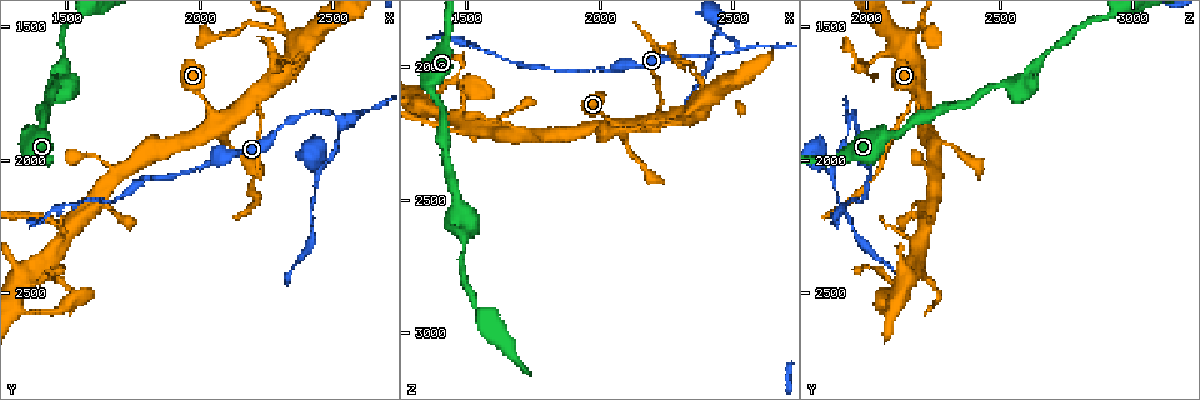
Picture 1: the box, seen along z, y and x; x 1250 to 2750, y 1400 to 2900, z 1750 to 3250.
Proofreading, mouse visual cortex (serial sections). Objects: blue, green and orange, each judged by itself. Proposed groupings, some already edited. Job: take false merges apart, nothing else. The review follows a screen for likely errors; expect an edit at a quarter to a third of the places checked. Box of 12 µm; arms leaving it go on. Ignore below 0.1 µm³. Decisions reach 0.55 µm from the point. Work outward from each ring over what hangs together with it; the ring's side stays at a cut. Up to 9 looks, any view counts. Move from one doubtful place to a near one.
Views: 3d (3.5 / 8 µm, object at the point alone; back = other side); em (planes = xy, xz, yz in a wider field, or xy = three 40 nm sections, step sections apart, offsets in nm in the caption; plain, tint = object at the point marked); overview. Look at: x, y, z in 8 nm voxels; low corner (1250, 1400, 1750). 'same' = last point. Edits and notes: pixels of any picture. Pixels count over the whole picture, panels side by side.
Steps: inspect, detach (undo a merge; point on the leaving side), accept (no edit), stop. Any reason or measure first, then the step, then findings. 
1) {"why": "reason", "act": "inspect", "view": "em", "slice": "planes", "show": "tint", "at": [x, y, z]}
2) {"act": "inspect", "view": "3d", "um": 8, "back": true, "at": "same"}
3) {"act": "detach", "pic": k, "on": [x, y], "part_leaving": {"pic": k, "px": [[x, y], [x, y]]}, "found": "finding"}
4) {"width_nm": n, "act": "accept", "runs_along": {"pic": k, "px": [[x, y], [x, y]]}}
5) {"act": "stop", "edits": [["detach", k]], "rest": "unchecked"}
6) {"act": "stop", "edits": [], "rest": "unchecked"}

{"why": "arms part here", "act": "inspect", "view": "3d", "um": 3.5, "at": [1480, 1720, 2560]}

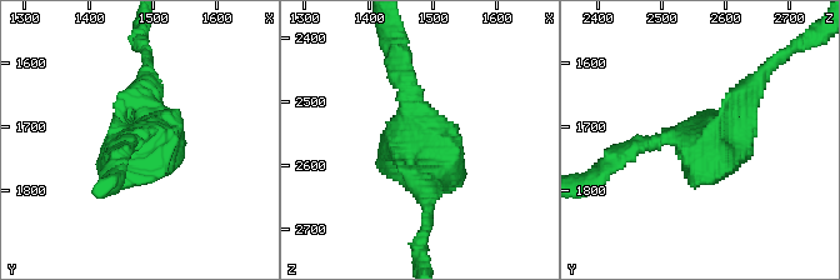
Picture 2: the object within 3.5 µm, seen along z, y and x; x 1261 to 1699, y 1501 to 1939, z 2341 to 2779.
{"why": "need the tissue", "act": "inspect", "view": "em", "slice": "xy", "step": 3, "show": "tint", "at": [1485, 1720, 2545]}

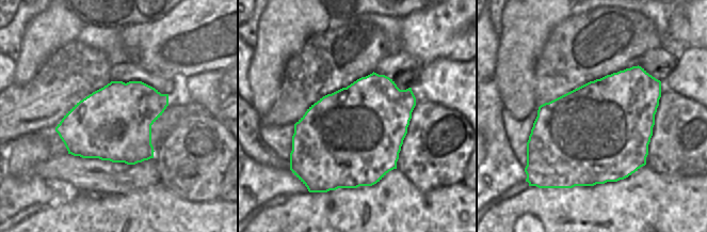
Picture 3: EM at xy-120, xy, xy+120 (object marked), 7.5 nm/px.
{"act": "accept", "runs_along": {"pic": 2, "px": [[621, 155], [666, 136], [710, 140], [746, 94]]}, "found": "one cell here"}

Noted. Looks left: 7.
{"why": "three-way junction", "act": "inspect", "view": "3d", "um": 3.5, "back": true, "at": [2230, 1740, 2200]}

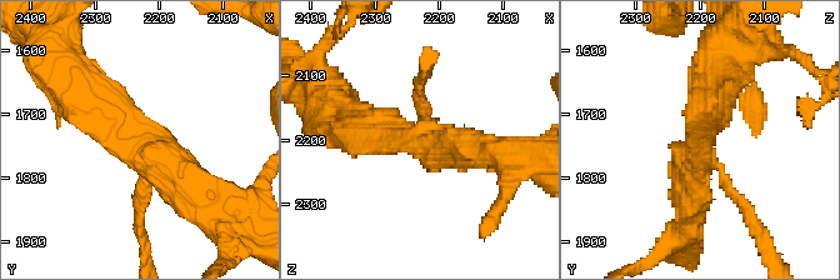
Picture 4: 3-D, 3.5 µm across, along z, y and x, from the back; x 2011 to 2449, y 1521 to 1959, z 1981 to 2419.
{"act": "inspect", "view": "em", "slice": "xy", "step": 3, "show": "tint", "at": [2225, 1750, 2200]}

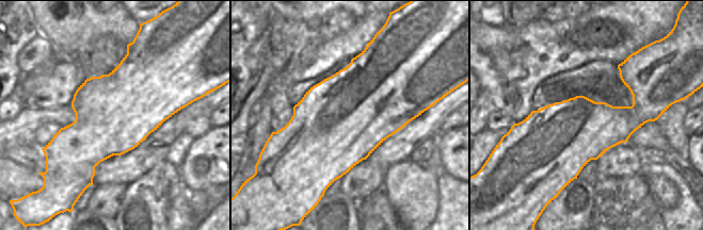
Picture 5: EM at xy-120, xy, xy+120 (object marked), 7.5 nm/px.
{"act": "inspect", "view": "em", "slice": "planes", "show": "tint", "at": "same"}

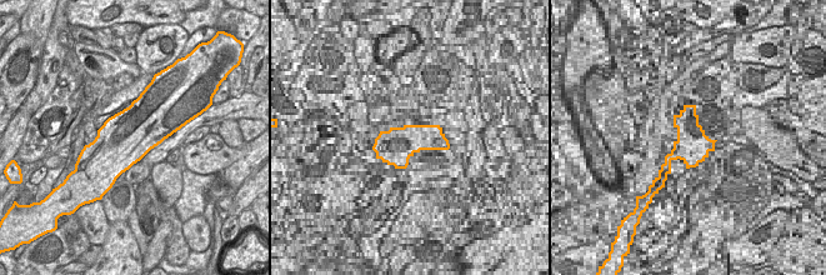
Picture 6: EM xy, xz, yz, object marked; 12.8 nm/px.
{"width_nm": 650, "act": "detach", "pic": 4, "on": [744, 209], "part_leaving": {"pic": 4, "px": [[724, 174], [775, 261]]}, "found": "two cells meet here"}

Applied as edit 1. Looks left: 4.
{"act": "inspect", "view": "overview"}

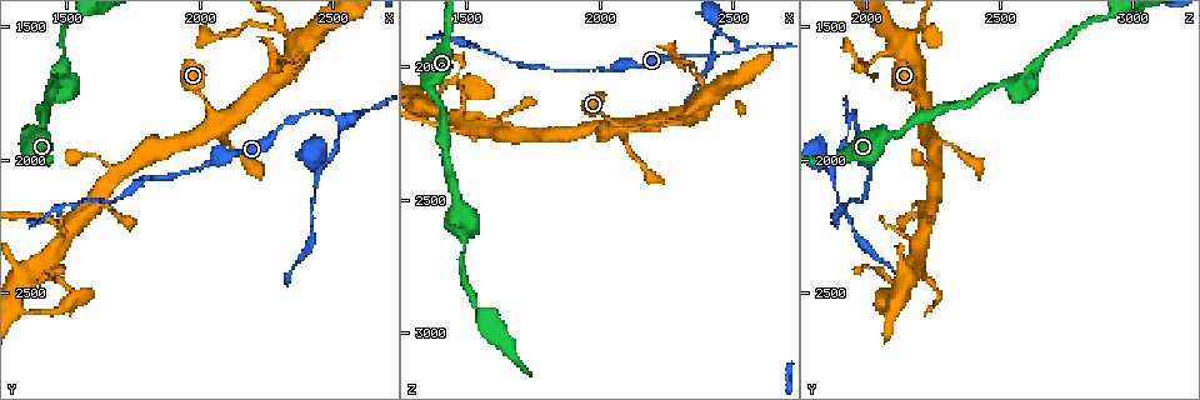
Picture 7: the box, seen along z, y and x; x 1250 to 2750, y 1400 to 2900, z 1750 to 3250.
{"why": "three-way junction", "act": "inspect", "view": "3d", "um": 3.5, "at": [2520, 1850, 1940]}

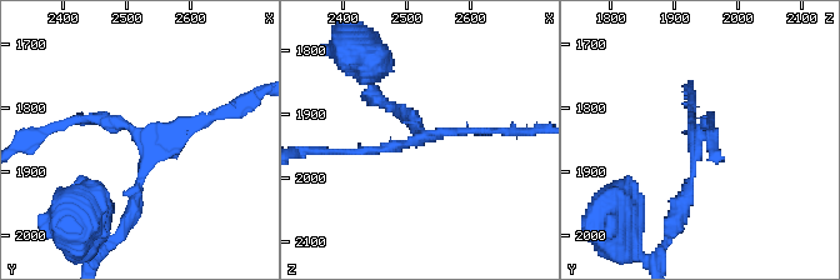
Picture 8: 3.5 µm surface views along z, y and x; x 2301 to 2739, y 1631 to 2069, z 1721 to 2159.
{"arms": 3, "arm_widths_nm": [100, 100, 150], "act": "inspect", "view": "em", "slice": "xy", "step": 3, "show": "tint", "at": [2520, 1845, 1940]}

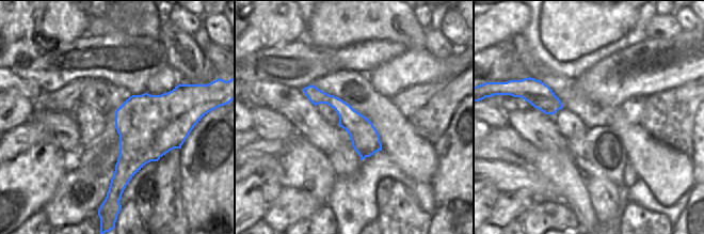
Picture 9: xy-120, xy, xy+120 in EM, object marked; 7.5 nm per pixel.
{"act": "accept", "runs_along": {"pic": 8, "px": [[66, 126], [124, 123], [143, 141], [131, 214]]}, "found": "all the same cell"}

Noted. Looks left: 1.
{"act": "stop", "edits": [["detach", 4]], "rest": "unchecked"}

